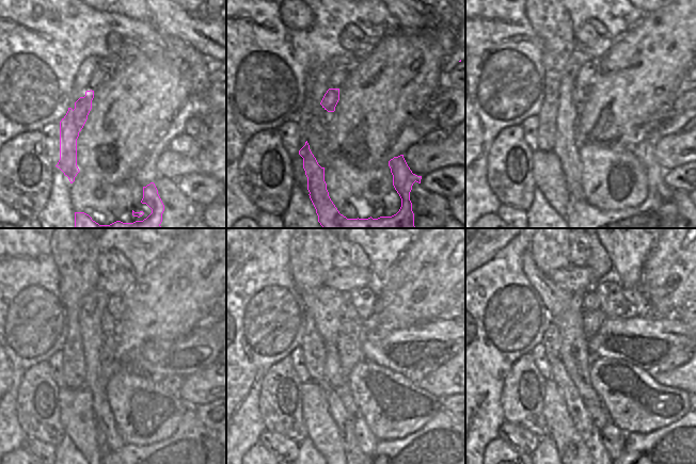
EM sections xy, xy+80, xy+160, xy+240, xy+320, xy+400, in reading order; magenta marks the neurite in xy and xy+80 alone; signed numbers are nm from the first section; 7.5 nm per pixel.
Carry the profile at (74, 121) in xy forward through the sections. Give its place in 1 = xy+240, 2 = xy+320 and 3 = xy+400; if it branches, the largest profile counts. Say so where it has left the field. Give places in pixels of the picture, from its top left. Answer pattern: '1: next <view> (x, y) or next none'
1: next xy+240 (192, 445)
2: next xy+320 (443, 445)
3: next xy+400 (682, 445)

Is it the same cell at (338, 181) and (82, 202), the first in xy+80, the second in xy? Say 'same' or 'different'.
same

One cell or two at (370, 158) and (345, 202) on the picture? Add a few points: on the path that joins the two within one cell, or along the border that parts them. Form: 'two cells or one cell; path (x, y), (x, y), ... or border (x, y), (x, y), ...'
two cells; border (342, 157), (360, 169), (388, 165)

